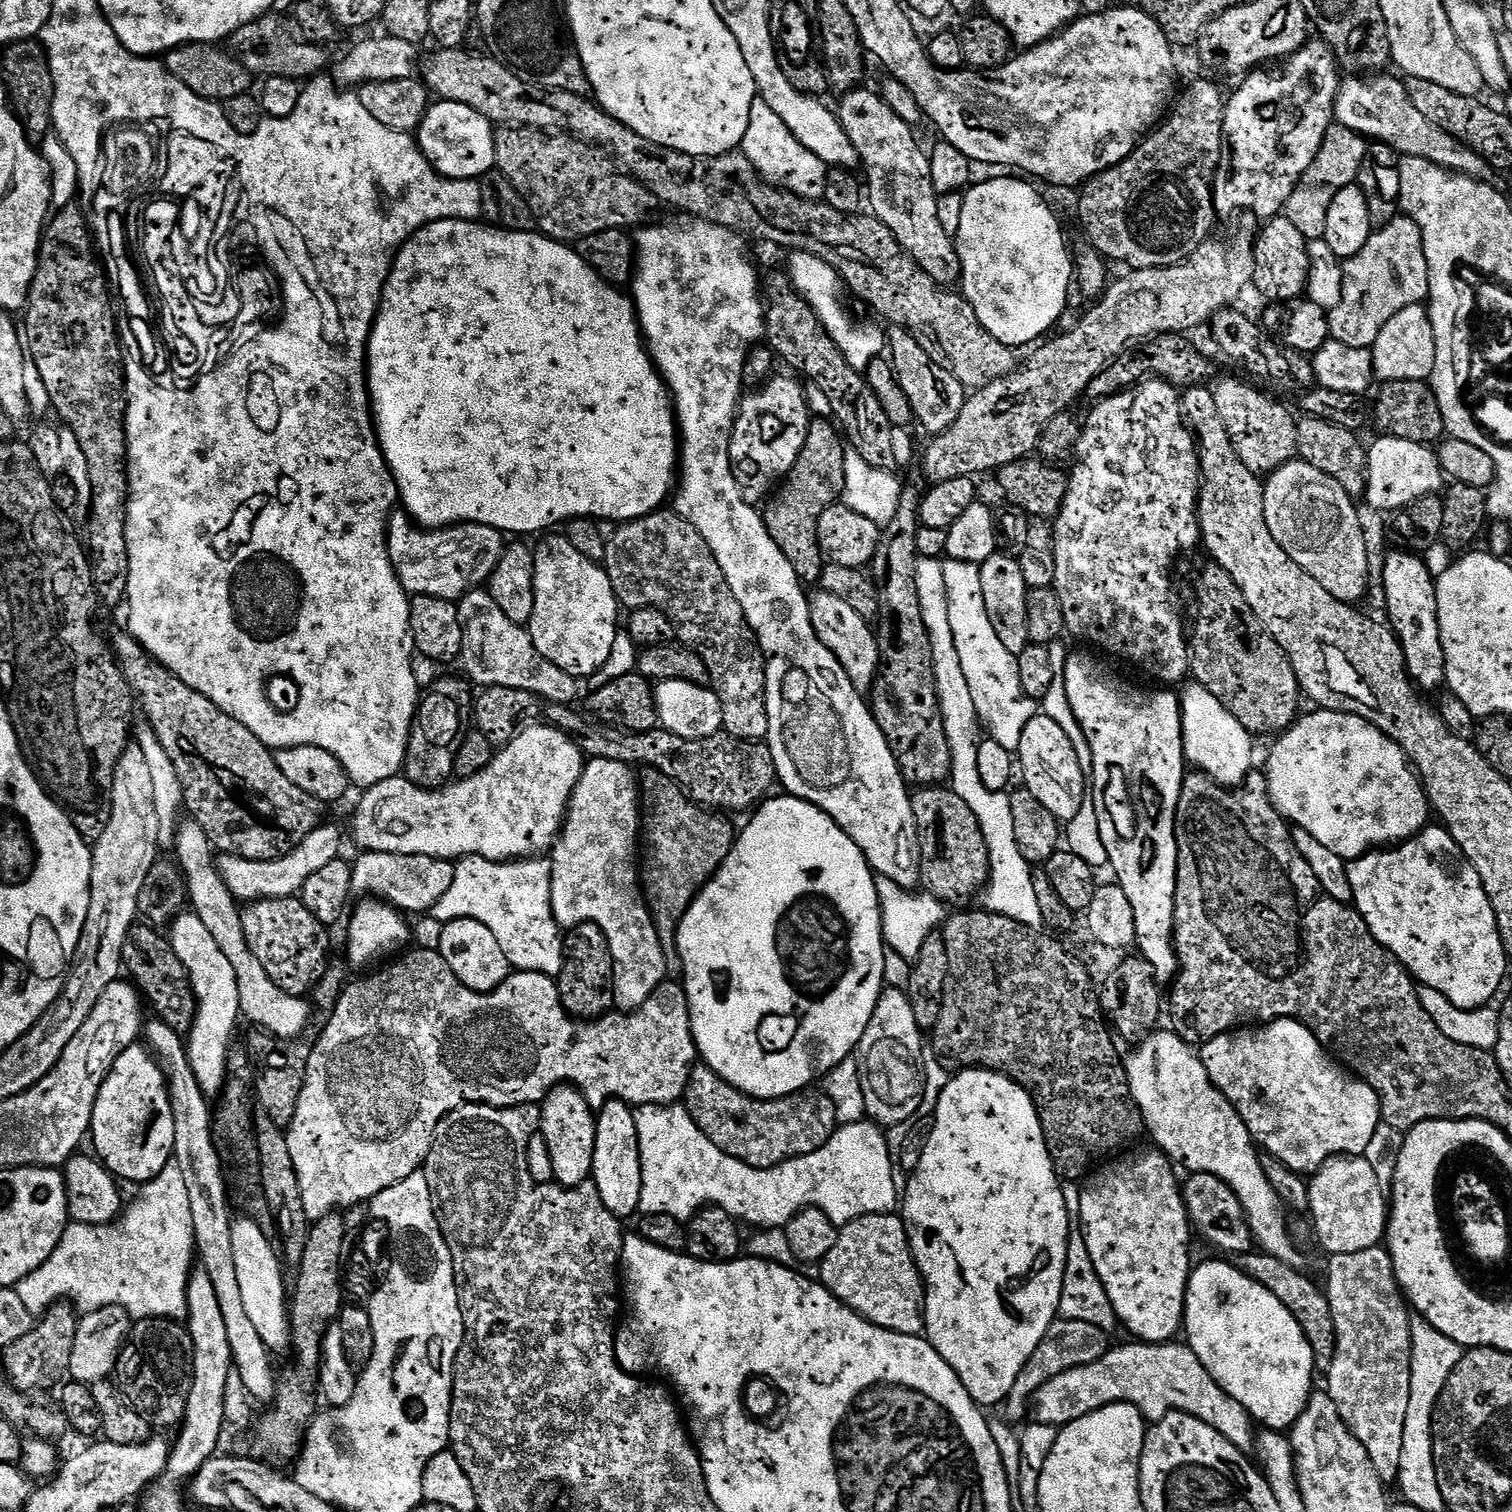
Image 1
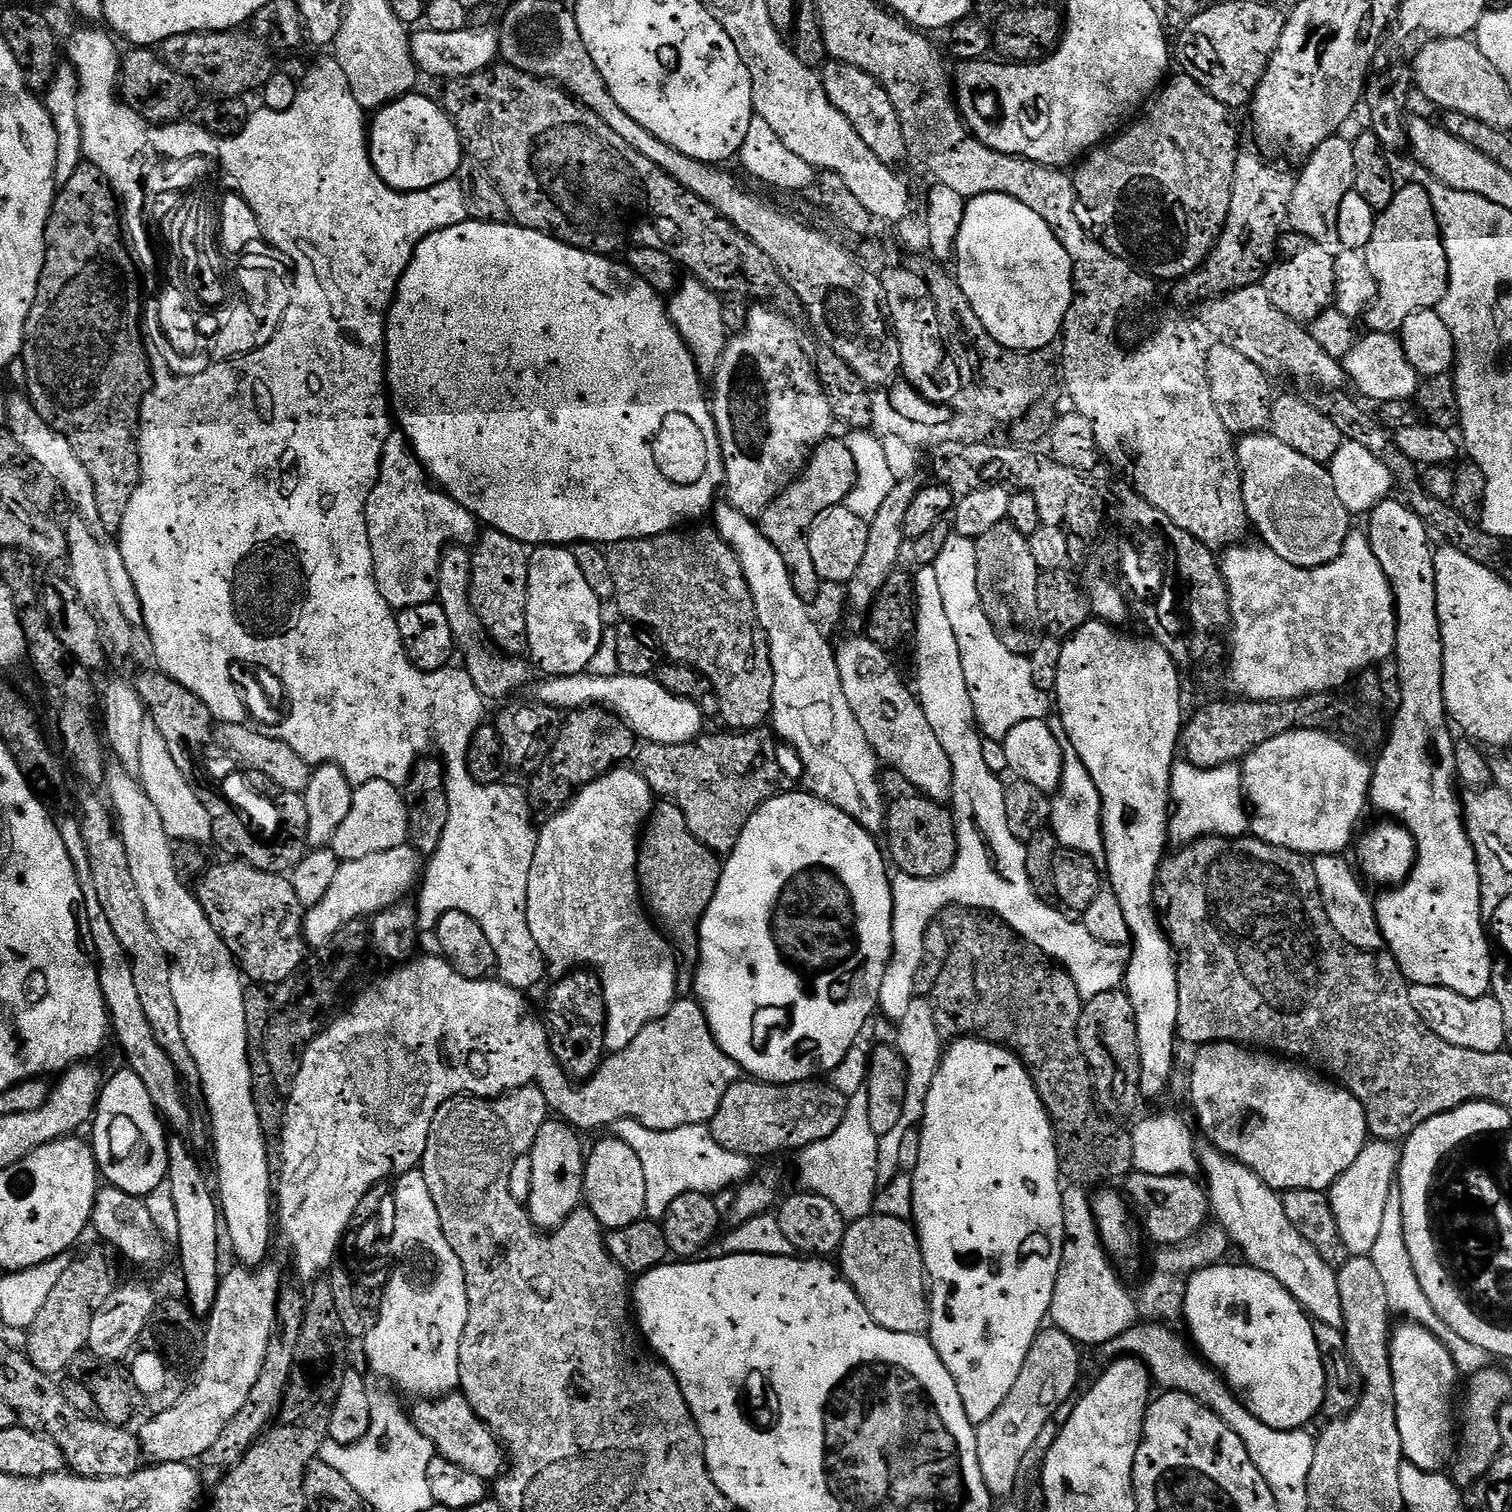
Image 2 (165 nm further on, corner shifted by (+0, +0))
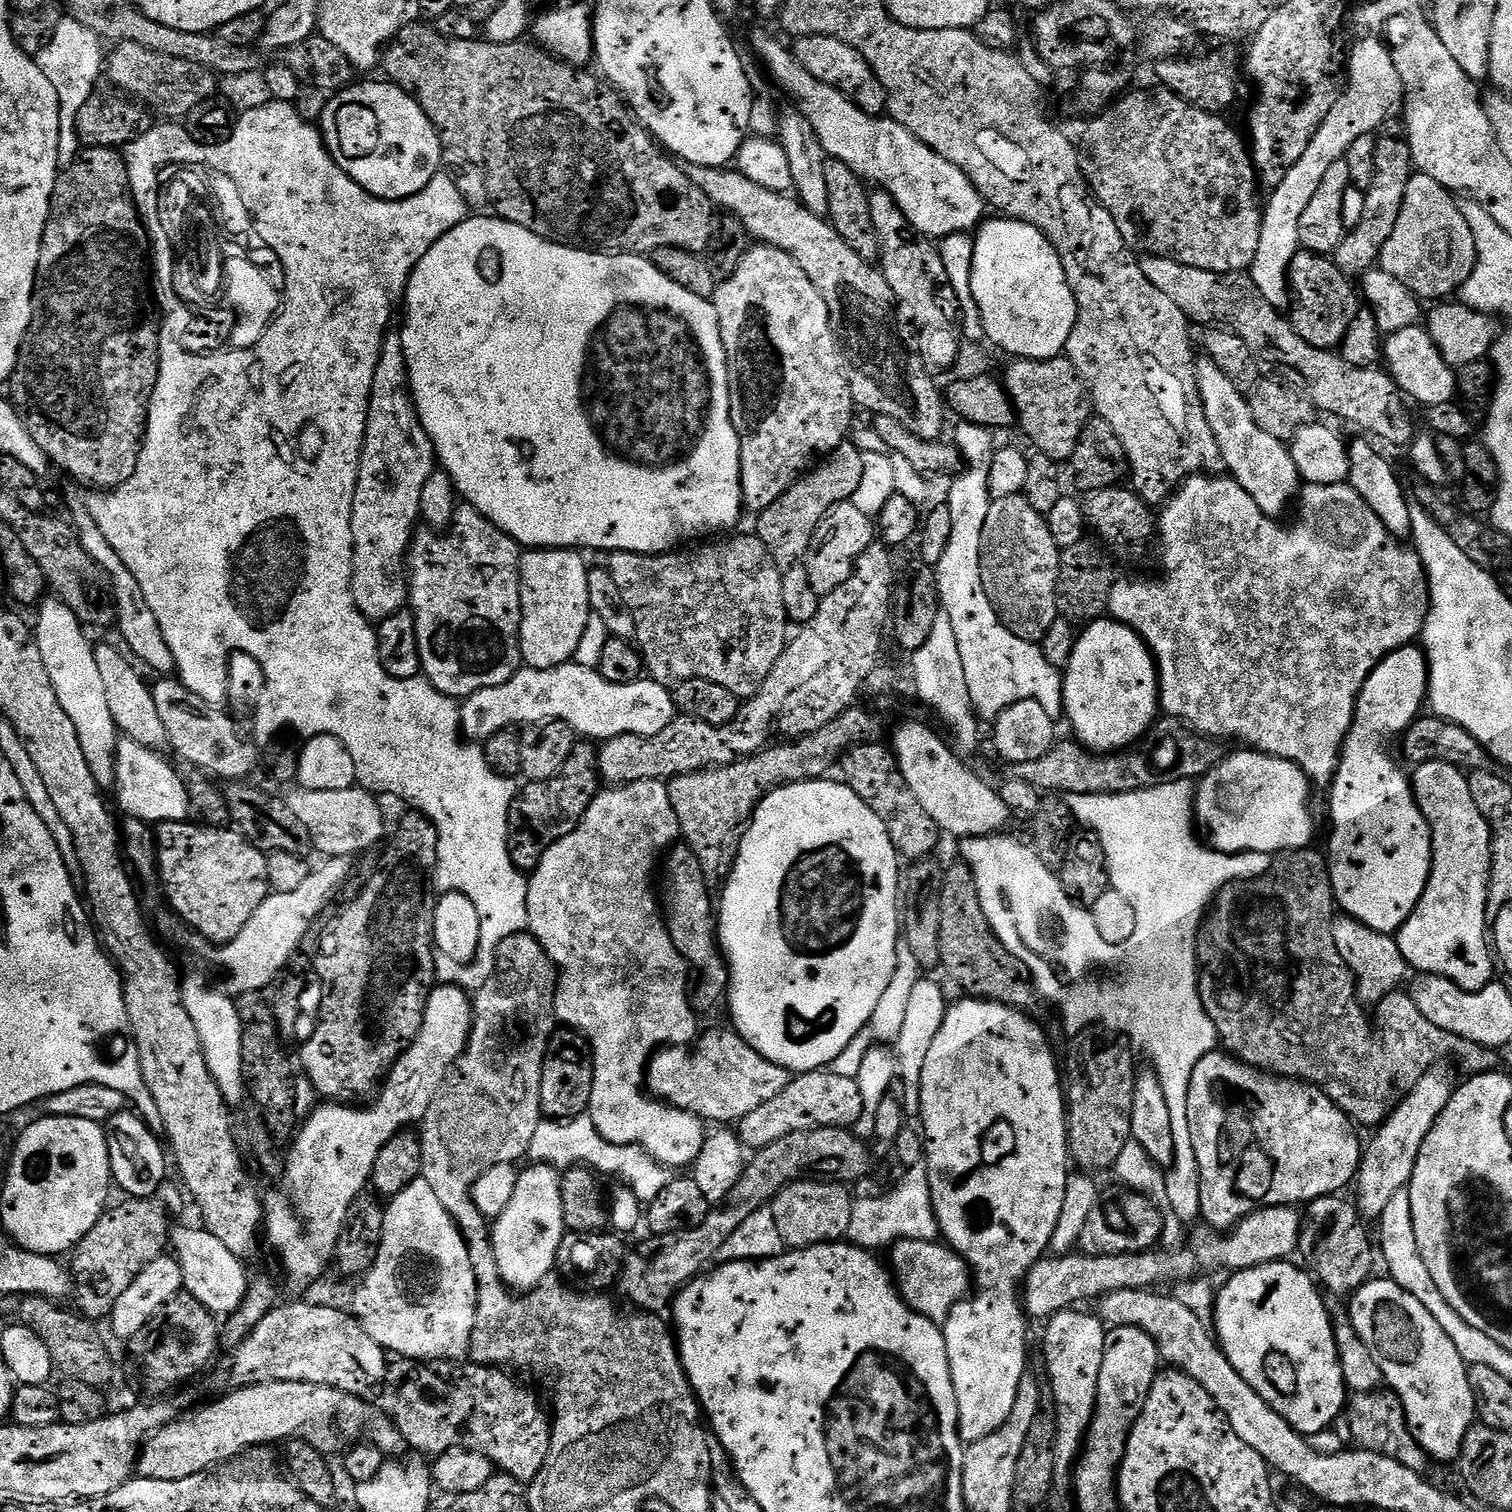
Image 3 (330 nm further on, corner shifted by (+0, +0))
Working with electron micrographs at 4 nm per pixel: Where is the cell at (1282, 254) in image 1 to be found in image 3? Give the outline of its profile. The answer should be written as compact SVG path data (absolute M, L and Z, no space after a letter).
M1307 250L1297 252L1288 267L1288 290L1292 329L1298 338L1315 348L1339 349L1358 311L1358 292L1352 289L1352 284L1350 277L1327 255Z

